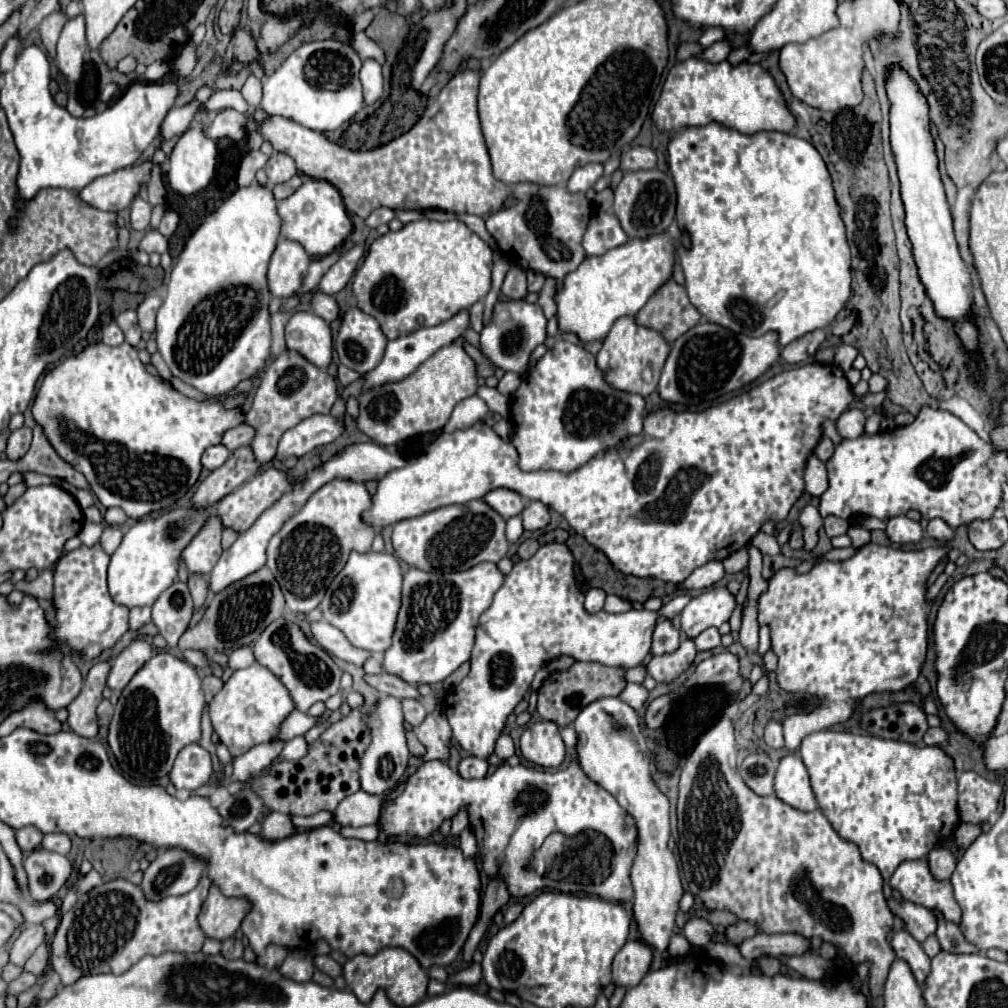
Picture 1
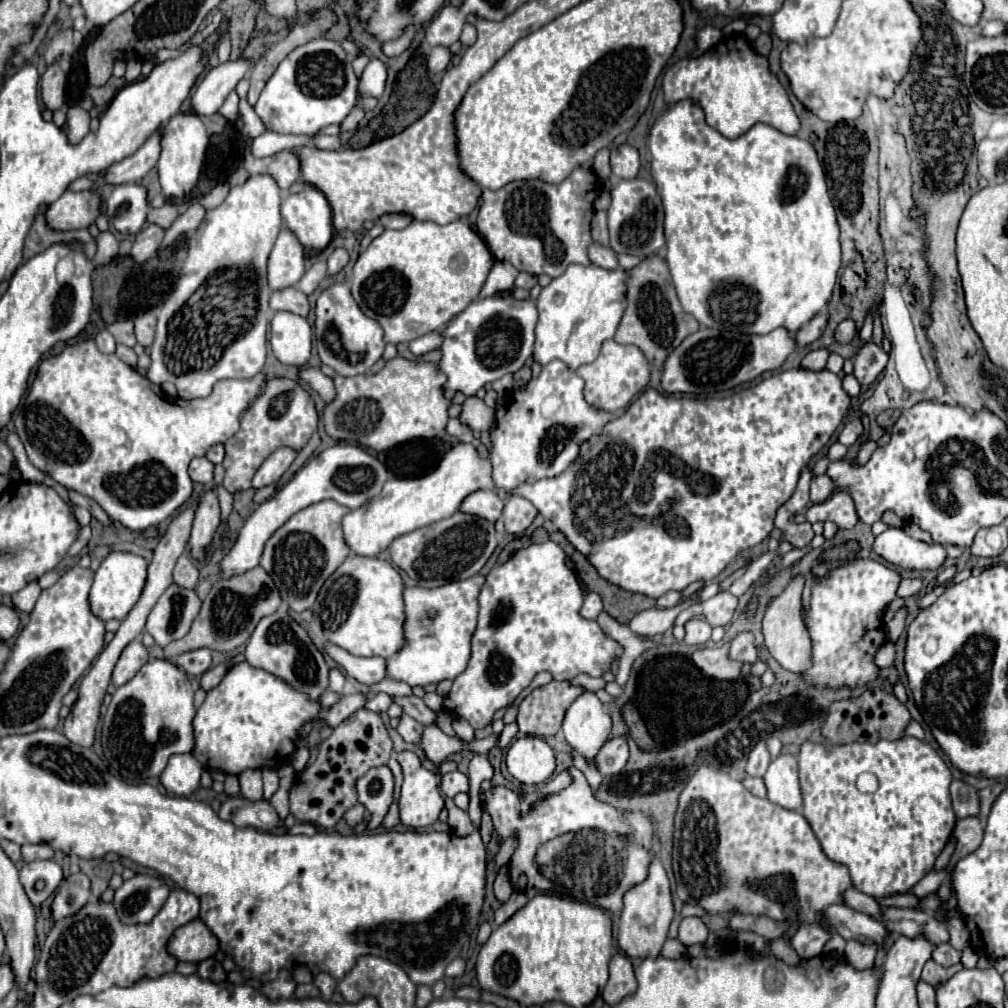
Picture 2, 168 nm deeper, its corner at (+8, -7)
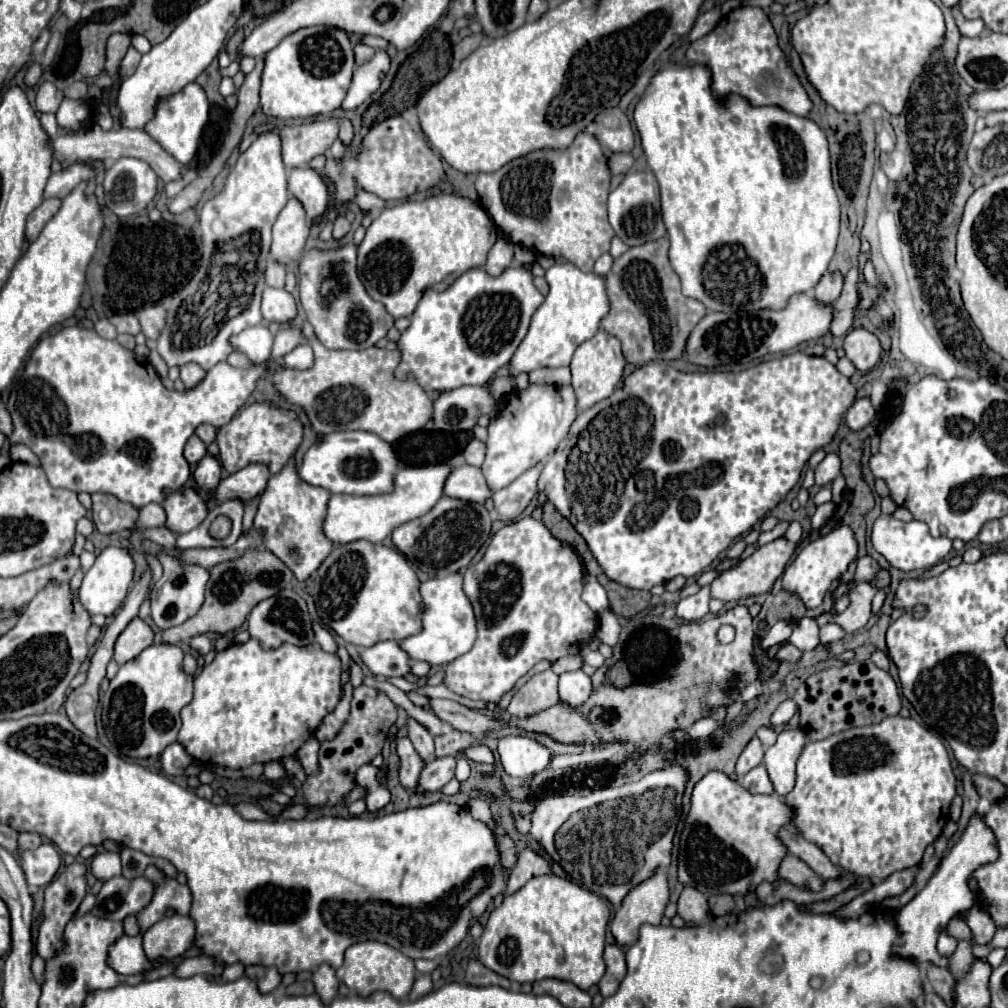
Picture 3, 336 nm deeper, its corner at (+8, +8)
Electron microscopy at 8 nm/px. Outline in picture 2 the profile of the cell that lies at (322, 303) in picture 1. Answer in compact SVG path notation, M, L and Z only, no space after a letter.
M287 287L283 291L271 293L271 309L273 311L291 311L301 317L307 317L311 305L309 305L309 297L303 291L295 289L295 287Z

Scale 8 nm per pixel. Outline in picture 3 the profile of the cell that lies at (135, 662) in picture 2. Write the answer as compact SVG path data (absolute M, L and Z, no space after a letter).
M135 616L135 620L131 620L127 624L127 628L117 636L117 640L115 640L115 656L113 658L121 666L121 664L133 660L135 656L139 656L151 644L153 644L151 626L145 620L141 620L139 616Z

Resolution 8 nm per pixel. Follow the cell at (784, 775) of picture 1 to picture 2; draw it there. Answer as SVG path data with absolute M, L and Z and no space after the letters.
M783 753L777 759L773 759L763 779L767 787L767 797L773 803L793 811L799 811L803 807L803 797L797 777L797 759L793 755Z

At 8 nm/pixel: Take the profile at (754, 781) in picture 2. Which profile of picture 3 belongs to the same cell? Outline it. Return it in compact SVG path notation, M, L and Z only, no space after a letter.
M759 764L749 774L745 774L743 780L741 780L741 784L751 794L773 794L773 784L771 784L771 778L769 778L769 774L767 774L767 770L765 770L763 764Z

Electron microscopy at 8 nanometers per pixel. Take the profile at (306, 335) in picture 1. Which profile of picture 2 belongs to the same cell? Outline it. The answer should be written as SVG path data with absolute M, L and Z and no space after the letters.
M279 311L271 323L271 349L285 365L303 367L311 357L313 333L307 319Z

